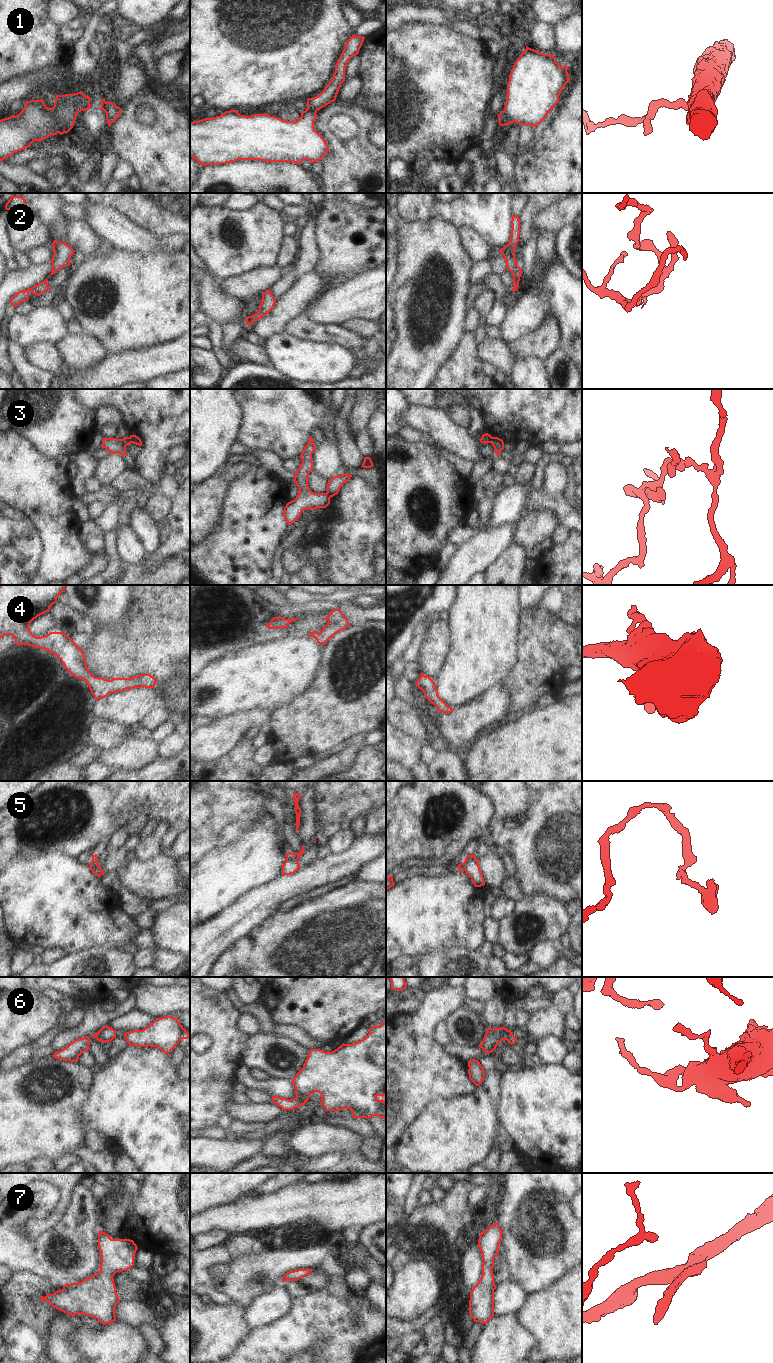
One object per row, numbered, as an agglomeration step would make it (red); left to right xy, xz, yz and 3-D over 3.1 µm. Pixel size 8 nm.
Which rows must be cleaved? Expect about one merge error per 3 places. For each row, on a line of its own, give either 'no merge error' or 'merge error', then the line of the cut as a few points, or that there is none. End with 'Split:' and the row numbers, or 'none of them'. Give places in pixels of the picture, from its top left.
1: no merge error | no cut
2: no merge error | no cut
3: merge error | xy (129, 437), (132, 442)
4: no merge error | no cut
5: merge error | xz (286, 858), (296, 860)
6: no merge error | no cut
7: no merge error | no cut
Split: 3, 5

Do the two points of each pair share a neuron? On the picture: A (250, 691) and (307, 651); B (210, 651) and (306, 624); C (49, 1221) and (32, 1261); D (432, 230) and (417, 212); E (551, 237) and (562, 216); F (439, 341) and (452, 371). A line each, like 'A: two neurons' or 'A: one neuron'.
A: one neuron
B: one neuron
C: two neurons
D: two neurons
E: two neurons
F: two neurons

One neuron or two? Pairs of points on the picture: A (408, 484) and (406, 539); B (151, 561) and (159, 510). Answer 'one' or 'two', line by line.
A: one
B: two

